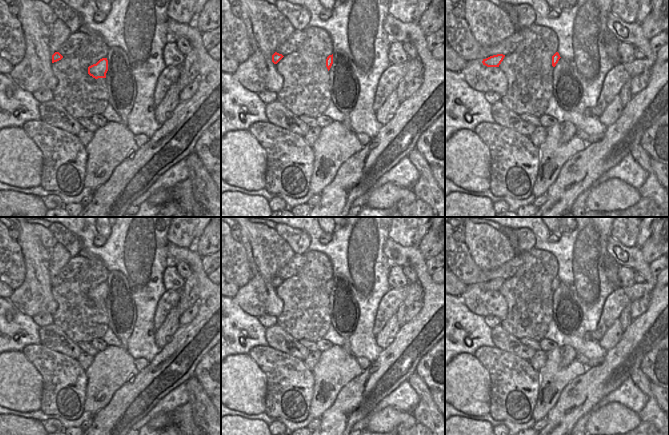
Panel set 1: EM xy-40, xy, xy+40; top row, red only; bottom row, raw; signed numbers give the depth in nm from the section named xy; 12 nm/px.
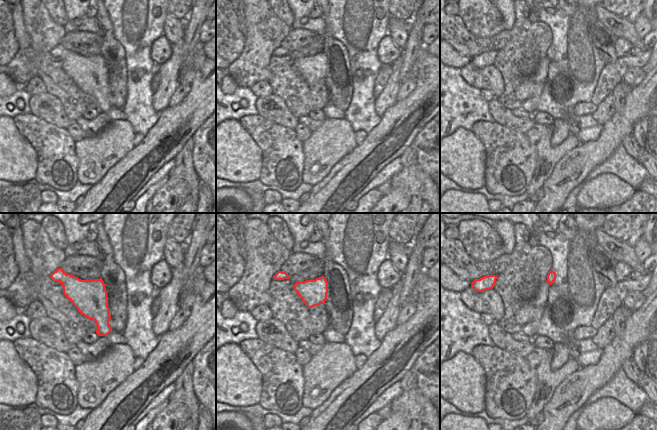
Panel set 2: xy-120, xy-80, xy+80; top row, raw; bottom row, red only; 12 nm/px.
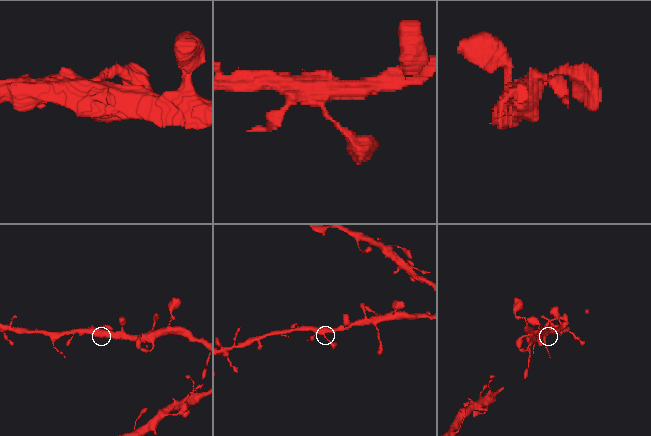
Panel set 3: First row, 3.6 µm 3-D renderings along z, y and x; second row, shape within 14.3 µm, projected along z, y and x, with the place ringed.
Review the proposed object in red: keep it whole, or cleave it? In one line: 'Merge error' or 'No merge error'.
No merge error

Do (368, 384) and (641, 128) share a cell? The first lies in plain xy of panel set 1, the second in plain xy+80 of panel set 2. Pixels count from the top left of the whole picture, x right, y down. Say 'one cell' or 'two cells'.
two cells

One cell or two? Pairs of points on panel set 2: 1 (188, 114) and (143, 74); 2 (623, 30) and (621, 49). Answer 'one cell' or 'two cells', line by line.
1: two cells
2: two cells

